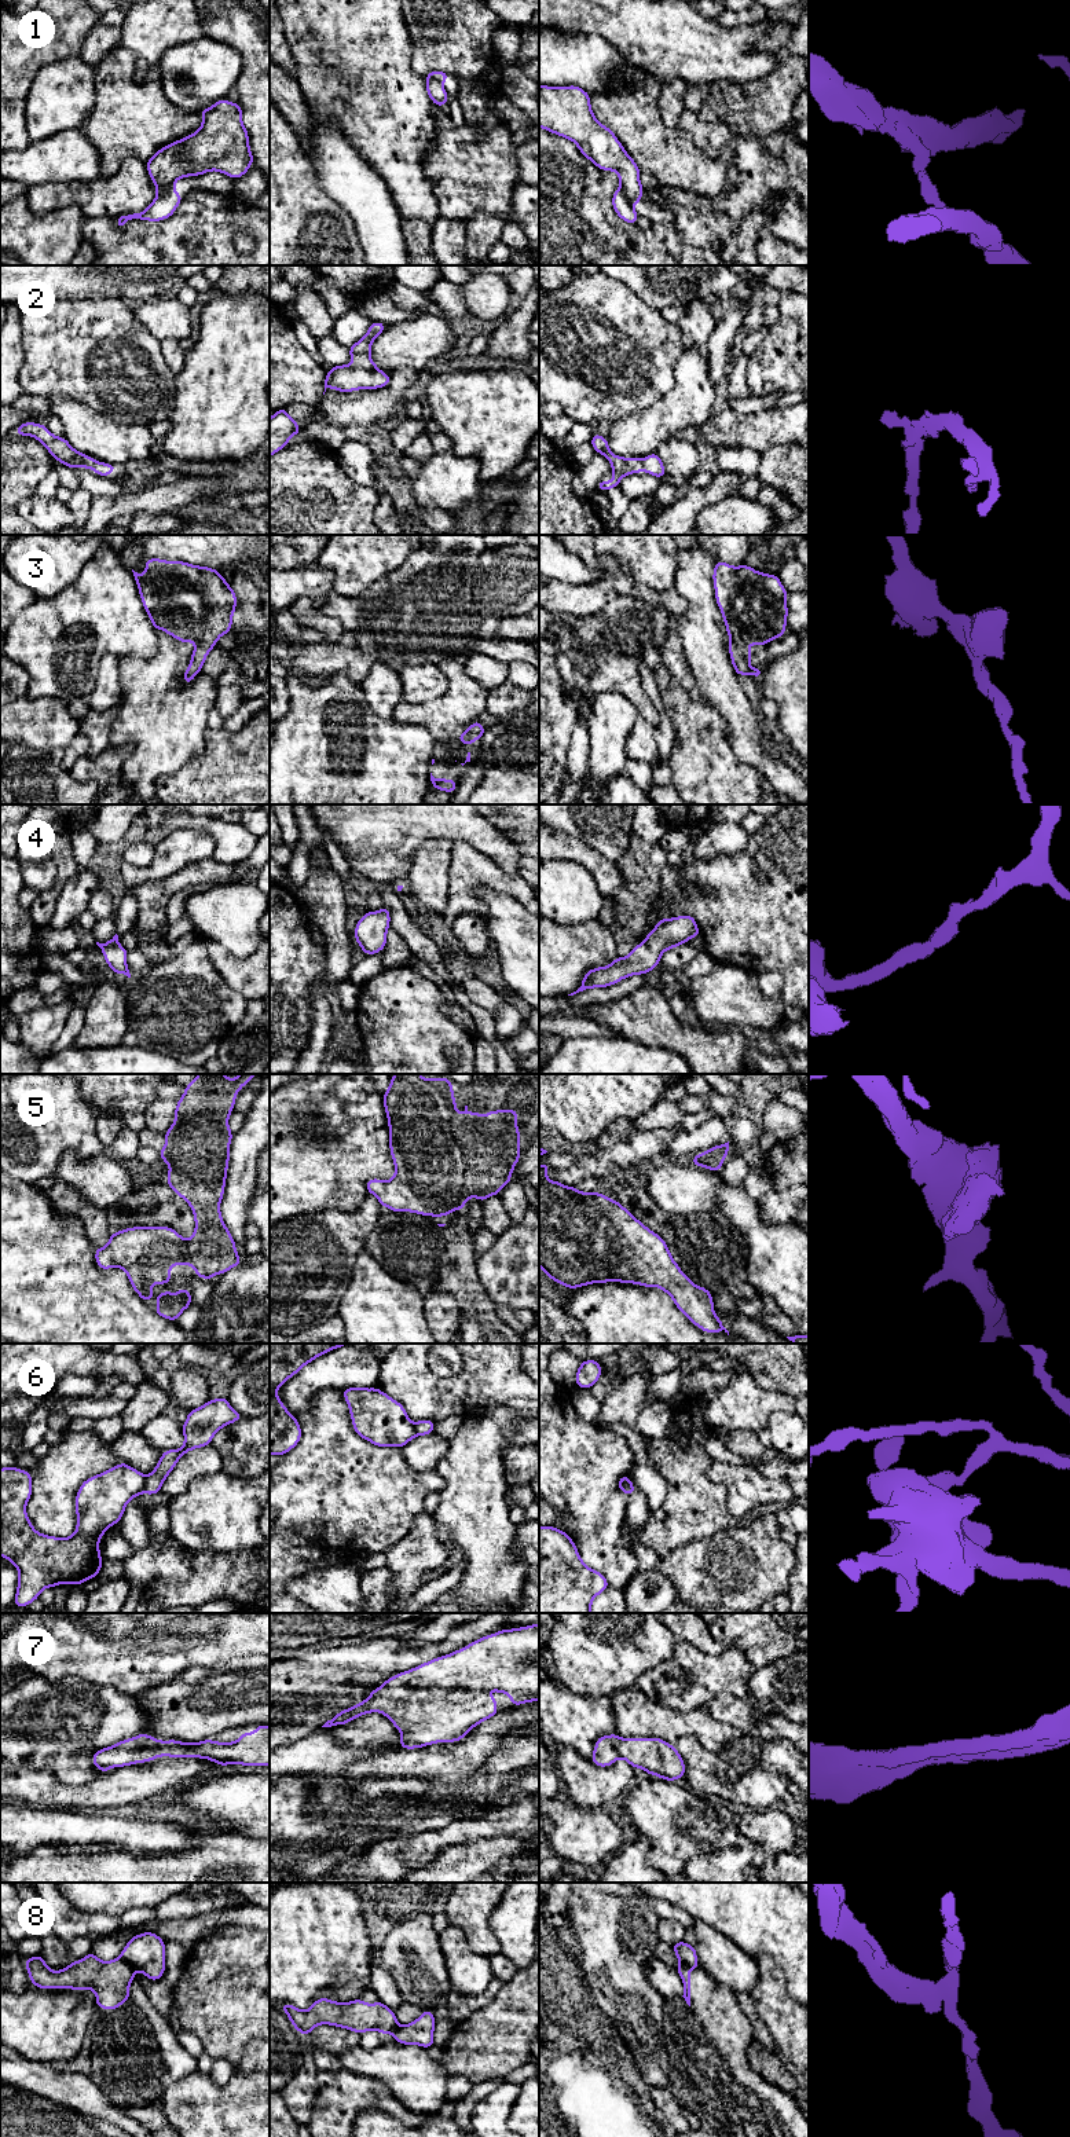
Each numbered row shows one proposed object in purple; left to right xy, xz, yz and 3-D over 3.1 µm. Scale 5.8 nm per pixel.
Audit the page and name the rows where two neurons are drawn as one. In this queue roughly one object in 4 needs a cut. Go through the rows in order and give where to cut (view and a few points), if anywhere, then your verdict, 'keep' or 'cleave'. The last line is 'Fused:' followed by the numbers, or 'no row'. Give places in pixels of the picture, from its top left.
1: cut in yz along (620, 186), (631, 206); cleave
2: no cut; keep
3: no cut; keep
4: no cut; keep
5: no cut; keep
6: cut in xy along (146, 1476), (142, 1491); cleave
7: no cut; keep
8: cut in xy along (120, 1956), (134, 1971); cleave
Fused: 1, 6, 8

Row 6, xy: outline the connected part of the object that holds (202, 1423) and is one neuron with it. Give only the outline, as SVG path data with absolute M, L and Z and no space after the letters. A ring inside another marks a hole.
M226 1397L209 1400L199 1408L188 1411L183 1429L184 1444L179 1449L166 1449L155 1469L146 1476L143 1493L154 1495L161 1492L161 1485L175 1469L177 1460L191 1449L209 1445L213 1436L224 1426L242 1419Z

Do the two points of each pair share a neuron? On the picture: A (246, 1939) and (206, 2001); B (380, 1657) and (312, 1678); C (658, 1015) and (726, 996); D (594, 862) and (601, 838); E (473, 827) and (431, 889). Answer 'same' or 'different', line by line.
A: same
B: same
C: different
D: different
E: different

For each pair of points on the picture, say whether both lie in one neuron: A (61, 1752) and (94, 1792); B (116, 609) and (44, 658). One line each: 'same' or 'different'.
A: different
B: same

